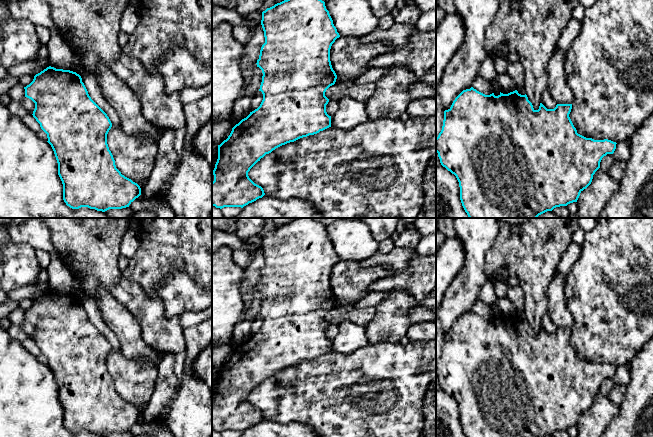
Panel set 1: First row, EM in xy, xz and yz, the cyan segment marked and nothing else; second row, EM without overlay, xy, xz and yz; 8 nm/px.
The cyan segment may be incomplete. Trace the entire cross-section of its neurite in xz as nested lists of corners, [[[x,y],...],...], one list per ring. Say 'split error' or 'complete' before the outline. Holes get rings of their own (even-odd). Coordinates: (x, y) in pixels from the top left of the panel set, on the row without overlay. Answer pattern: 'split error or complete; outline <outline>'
complete; outline [[[296,218],[295,220],[277,227],[274,230],[263,235],[261,249],[264,255],[265,267],[261,271],[259,283],[257,284],[256,288],[263,297],[262,306],[259,313],[259,315],[261,315],[263,318],[263,324],[260,330],[254,335],[250,336],[250,338],[246,342],[242,343],[238,348],[236,348],[232,352],[232,355],[228,362],[224,364],[220,369],[218,369],[218,383],[213,394],[214,405],[212,406],[212,430],[220,433],[224,431],[243,432],[249,427],[252,427],[265,419],[263,412],[255,408],[249,402],[248,396],[266,378],[271,377],[273,374],[282,369],[294,366],[309,359],[317,358],[320,355],[331,351],[331,340],[329,340],[326,336],[326,329],[328,328],[329,323],[325,320],[325,316],[330,310],[335,308],[337,303],[337,299],[333,294],[330,285],[330,273],[332,268],[337,262],[340,261],[340,259],[333,248],[333,244],[329,238],[329,235],[326,233],[325,226],[319,222],[313,221],[312,218]]]

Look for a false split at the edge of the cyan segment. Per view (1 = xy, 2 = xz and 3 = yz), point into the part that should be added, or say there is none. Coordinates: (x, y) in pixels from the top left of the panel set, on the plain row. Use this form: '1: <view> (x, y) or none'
1: none
2: none
3: none

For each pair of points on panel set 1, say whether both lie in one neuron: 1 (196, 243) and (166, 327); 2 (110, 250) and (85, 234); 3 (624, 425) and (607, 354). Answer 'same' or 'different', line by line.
1: same
2: same
3: different

